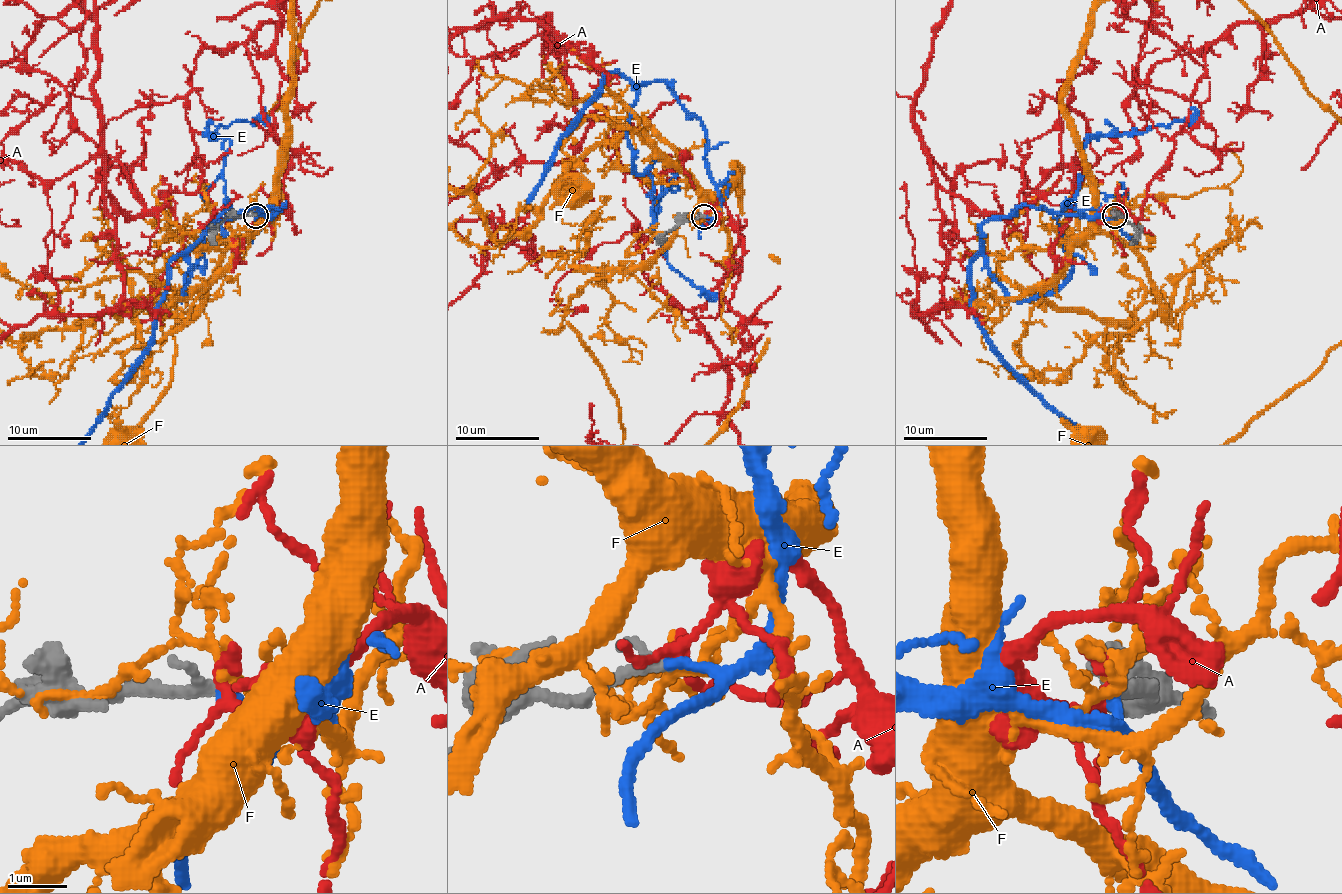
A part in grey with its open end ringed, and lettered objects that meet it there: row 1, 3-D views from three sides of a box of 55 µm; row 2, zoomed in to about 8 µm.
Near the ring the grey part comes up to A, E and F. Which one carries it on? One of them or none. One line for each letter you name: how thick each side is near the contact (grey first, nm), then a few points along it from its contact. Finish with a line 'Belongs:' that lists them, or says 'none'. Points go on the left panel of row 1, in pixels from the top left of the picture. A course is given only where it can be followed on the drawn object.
E: 190 nm thick on the grey side, 160 nm on the other
Belongs: E

